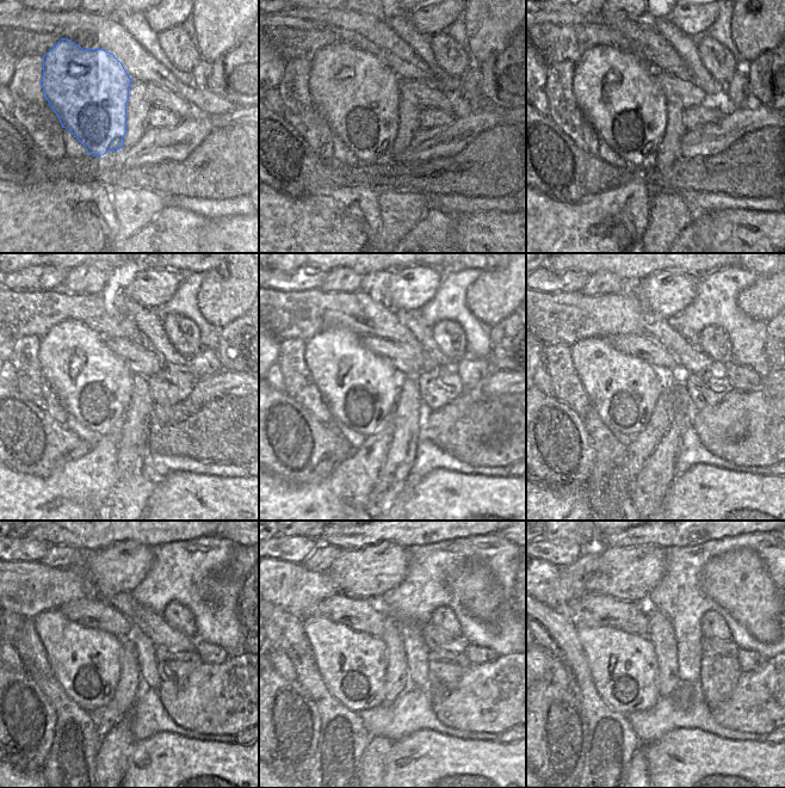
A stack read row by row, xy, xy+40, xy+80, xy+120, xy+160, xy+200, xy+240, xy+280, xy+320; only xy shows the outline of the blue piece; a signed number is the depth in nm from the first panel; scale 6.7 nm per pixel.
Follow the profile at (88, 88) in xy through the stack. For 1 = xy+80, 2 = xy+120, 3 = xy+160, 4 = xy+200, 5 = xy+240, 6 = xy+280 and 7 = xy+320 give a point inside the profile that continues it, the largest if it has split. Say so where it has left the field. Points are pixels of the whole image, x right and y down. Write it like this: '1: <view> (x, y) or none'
1: xy+80 (617, 92)
2: xy+120 (94, 386)
3: xy+160 (360, 389)
4: xy+200 (623, 391)
5: xy+240 (86, 663)
6: xy+280 (353, 665)
7: xy+320 (623, 666)

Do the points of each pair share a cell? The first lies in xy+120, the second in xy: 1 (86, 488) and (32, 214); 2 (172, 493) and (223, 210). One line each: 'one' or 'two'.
1: one
2: two

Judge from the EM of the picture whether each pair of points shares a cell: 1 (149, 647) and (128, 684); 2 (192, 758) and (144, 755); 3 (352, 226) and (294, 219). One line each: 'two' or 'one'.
1: two
2: one
3: one

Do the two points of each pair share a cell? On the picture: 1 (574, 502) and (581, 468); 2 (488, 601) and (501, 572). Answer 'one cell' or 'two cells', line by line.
1: two cells
2: two cells

